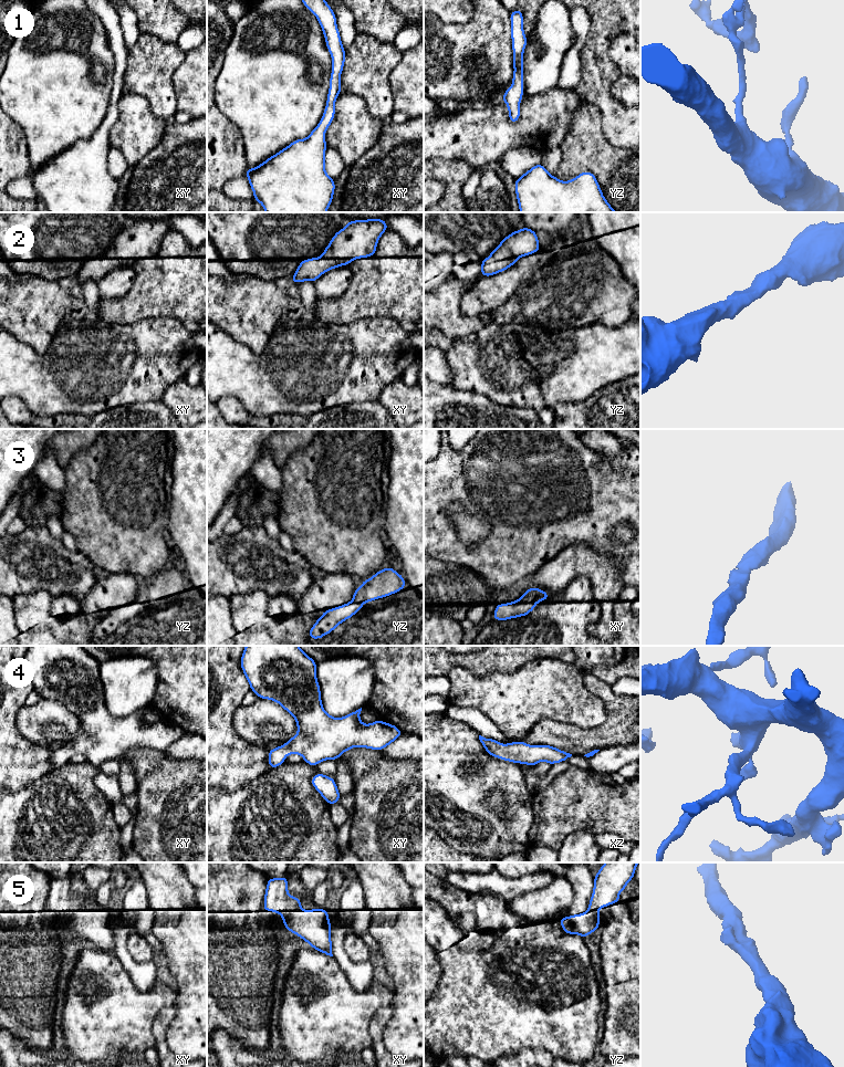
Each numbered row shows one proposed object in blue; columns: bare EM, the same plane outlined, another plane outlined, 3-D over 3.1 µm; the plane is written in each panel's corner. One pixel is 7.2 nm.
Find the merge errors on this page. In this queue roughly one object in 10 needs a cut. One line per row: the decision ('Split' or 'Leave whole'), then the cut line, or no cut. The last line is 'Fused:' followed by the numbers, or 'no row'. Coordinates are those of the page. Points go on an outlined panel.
1: Leave whole. No split
2: Leave whole. No split
3: Leave whole. No split
4: Leave whole. No split
5: Leave whole. No split
Fused: no row

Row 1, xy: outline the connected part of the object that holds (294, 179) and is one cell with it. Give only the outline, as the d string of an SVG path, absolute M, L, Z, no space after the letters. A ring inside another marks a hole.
M301 0L312 12L325 38L332 57L332 73L324 113L317 126L304 139L295 139L289 146L269 157L256 168L249 168L246 176L253 191L254 201L262 205L265 212L326 212L330 208L335 182L325 171L325 133L335 116L335 101L341 93L341 74L345 64L345 49L341 42L336 15L325 0Z

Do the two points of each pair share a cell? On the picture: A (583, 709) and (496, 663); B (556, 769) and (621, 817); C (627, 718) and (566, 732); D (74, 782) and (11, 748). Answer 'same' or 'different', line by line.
A: different
B: different
C: same
D: different

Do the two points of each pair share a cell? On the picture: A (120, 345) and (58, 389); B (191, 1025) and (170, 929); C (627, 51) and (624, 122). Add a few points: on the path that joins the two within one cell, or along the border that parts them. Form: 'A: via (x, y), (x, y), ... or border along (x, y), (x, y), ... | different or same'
A: via (104, 352), (82, 373), (73, 376) | same
B: via (191, 1001), (191, 953) | same
C: border along (607, 51), (622, 73) | different

